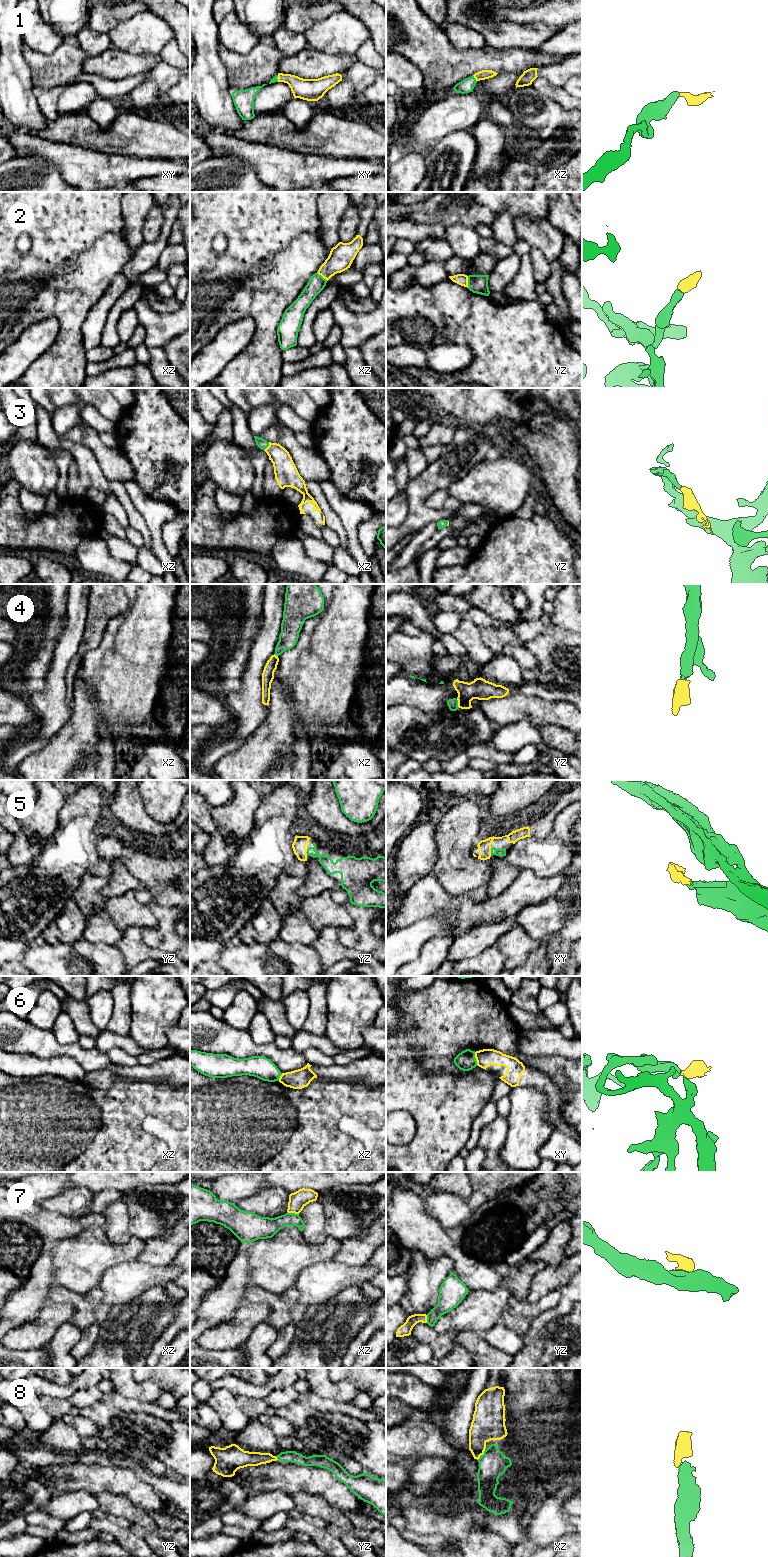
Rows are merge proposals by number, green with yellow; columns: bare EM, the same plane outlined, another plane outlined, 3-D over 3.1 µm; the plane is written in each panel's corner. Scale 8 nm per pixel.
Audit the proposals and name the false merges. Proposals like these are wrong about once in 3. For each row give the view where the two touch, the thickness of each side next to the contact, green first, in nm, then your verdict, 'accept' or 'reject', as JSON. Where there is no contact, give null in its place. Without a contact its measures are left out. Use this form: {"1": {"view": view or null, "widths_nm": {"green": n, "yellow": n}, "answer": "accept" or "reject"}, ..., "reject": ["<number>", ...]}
{"1": {"view": "xz", "widths_nm": {"green": 120, "yellow": 80}, "answer": "accept"}, "2": {"view": "yz", "widths_nm": {"green": 150, "yellow": 90}, "answer": "accept"}, "3": {"view": "xz", "widths_nm": {"green": 80, "yellow": 180}, "answer": "accept"}, "4": {"view": "yz", "widths_nm": {"green": 80, "yellow": 170}, "answer": "accept"}, "5": {"view": "xy", "widths_nm": {"green": 60, "yellow": 100}, "answer": "accept"}, "6": {"view": "xy", "widths_nm": {"green": 150, "yellow": 140}, "answer": "reject"}, "7": {"view": "xz", "widths_nm": {"green": 170, "yellow": 140}, "answer": "reject"}, "8": {"view": "xz", "widths_nm": {"green": 220, "yellow": 240}, "answer": "accept"}, "reject": ["6", "7"]}

